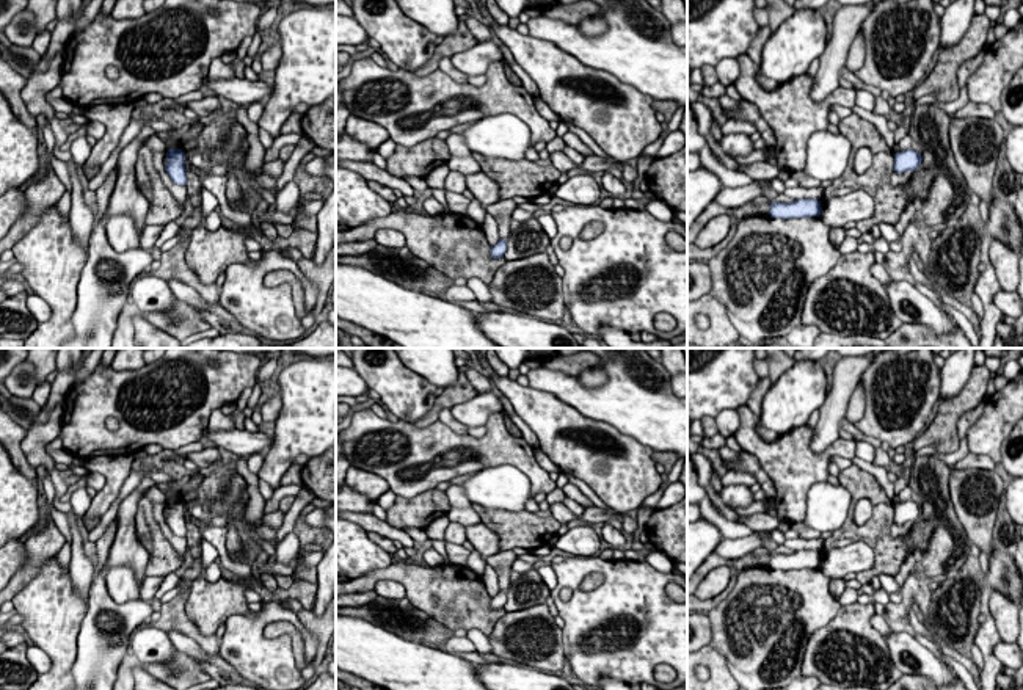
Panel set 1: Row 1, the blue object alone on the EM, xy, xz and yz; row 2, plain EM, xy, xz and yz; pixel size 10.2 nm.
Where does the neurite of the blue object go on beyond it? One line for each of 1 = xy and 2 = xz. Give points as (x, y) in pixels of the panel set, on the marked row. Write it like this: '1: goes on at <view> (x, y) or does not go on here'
1: does not go on here
2: does not go on here

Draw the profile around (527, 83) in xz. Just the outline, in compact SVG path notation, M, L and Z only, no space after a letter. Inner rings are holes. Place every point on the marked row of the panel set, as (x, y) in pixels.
M515 63L515 64L508 64L512 67L512 71L519 77L521 80L521 86L535 99L540 97L540 91L537 83L524 72L524 69Z

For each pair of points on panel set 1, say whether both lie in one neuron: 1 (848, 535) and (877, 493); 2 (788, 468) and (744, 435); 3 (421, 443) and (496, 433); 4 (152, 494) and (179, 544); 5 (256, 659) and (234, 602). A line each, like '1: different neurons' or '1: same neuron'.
1: same neuron
2: same neuron
3: same neuron
4: same neuron
5: different neurons

